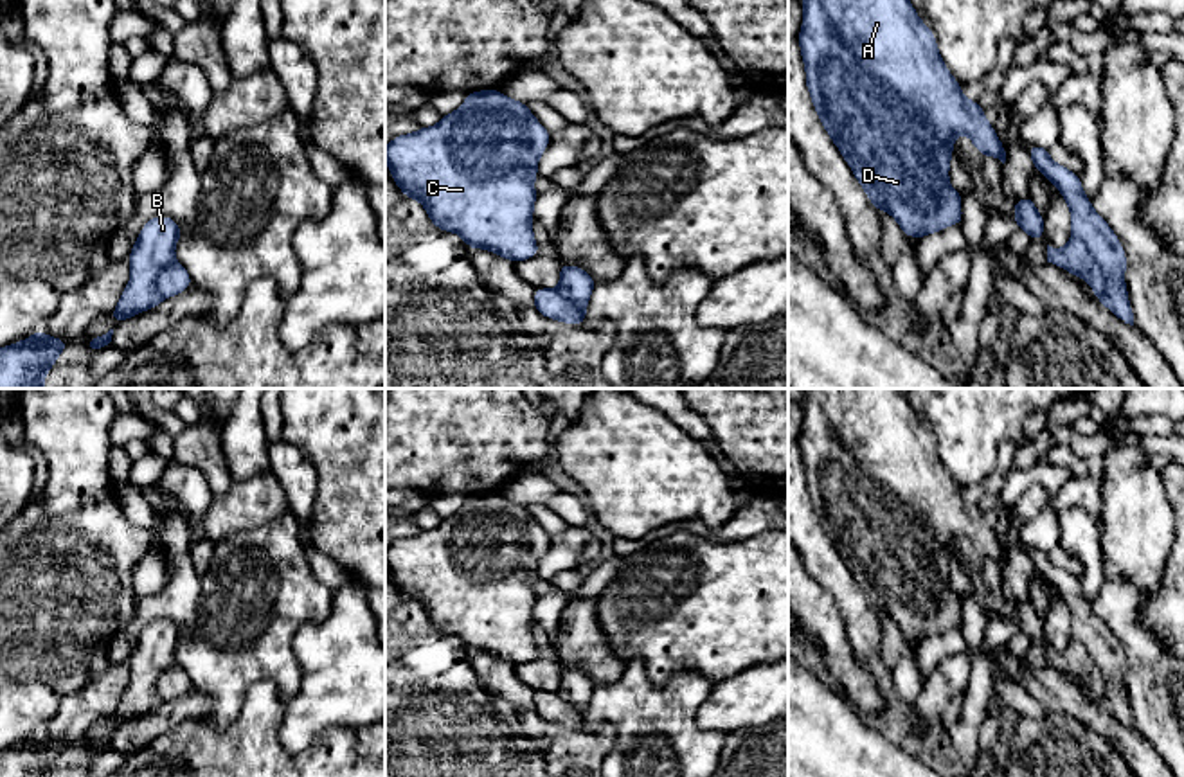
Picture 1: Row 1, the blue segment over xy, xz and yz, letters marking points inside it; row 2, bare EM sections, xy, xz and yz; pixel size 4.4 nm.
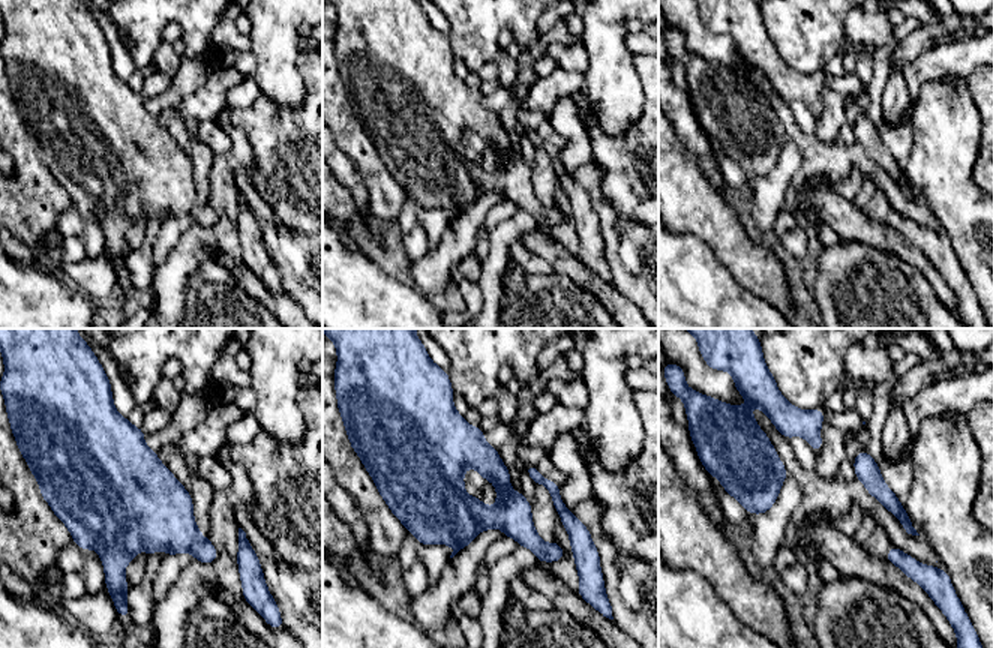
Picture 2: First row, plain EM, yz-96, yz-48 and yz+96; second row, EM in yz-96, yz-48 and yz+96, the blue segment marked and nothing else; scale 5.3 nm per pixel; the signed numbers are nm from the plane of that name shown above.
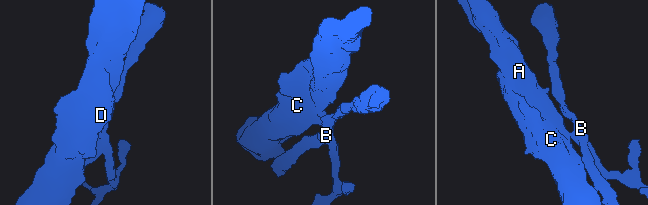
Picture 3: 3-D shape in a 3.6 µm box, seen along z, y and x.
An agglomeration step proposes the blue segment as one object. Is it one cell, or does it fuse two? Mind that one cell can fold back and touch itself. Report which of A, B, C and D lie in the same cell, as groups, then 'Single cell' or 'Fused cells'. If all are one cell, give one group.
Groups: A C D / B. Fused cells

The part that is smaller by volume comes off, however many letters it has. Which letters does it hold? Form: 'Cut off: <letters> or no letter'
Cut off: B

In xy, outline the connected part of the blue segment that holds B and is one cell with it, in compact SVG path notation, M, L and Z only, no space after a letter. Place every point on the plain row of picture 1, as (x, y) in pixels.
M157 619L146 624L128 658L131 680L112 714L115 728L164 703L157 691L157 680L164 669L175 664L175 648L182 637L173 621Z

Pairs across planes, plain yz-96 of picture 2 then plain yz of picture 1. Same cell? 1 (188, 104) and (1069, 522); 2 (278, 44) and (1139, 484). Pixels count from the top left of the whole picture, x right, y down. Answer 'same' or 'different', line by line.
1: different
2: same

